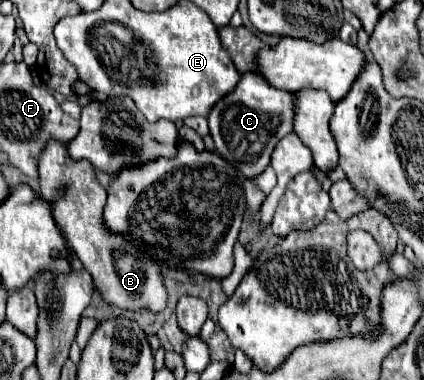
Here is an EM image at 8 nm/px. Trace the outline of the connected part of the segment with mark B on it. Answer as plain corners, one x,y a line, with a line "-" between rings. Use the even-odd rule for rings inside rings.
50,138
38,158
38,182
40,194
54,204
54,218
66,234
70,248
76,250
82,266
92,274
94,286
102,292
104,300
128,310
164,310
166,290
162,284
160,266
152,258
140,254
140,250
132,248
122,236
114,236
104,228
102,208
106,204
106,190
98,184
92,164
88,160
72,160
68,154
68,144
-
62,186
70,188
64,196
58,196
56,190

